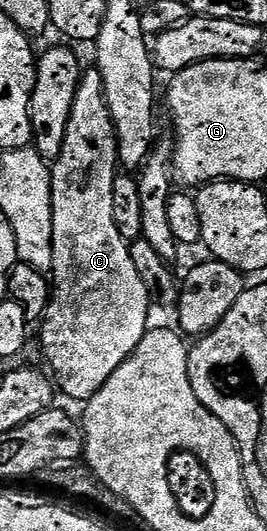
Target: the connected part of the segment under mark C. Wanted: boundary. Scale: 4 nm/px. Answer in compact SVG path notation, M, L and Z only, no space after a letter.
M99 70L83 71L77 95L74 96L73 112L66 128L63 153L51 163L52 172L52 301L48 304L40 330L40 342L48 357L47 369L54 375L55 385L68 398L79 404L87 403L118 372L118 368L138 348L150 329L148 323L148 285L138 276L134 260L130 256L129 239L118 232L114 224L114 180L118 173L120 153L116 128Z

